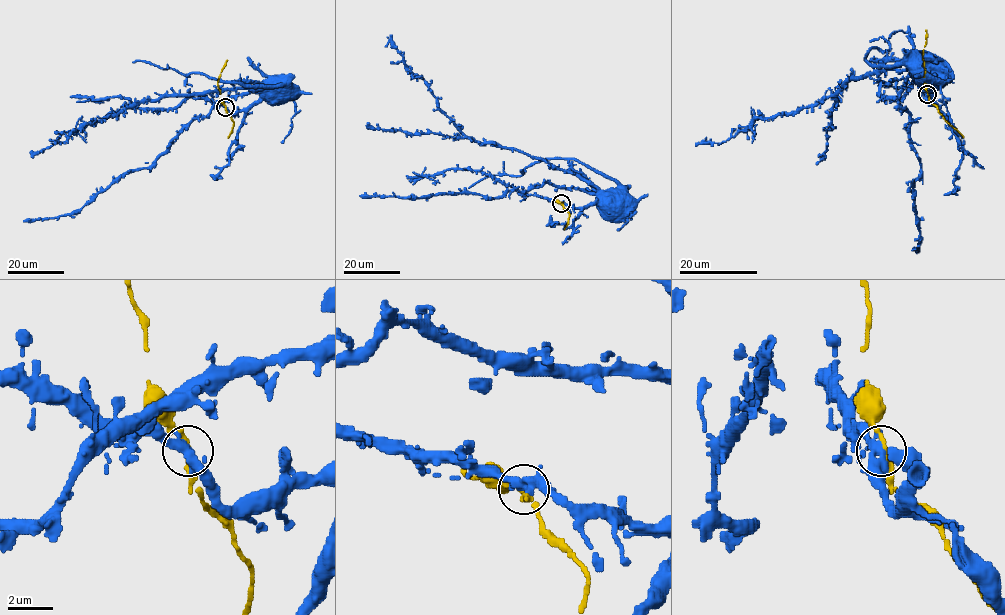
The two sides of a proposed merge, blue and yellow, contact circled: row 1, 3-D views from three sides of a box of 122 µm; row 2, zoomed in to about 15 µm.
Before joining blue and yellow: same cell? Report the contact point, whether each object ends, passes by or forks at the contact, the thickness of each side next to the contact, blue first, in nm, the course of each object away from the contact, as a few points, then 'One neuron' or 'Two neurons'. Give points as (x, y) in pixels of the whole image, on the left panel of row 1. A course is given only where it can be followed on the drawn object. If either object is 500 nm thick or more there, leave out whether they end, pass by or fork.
Place: (225, 107). At the ring blue passes by. At the ring yellow passes by. Thickness 440 nm (blue) against 200 nm. Course of blue: (225, 107), (230, 114), (248, 110), (277, 88). Course of yellow: (225, 107), (217, 81), (227, 60). Two neurons

